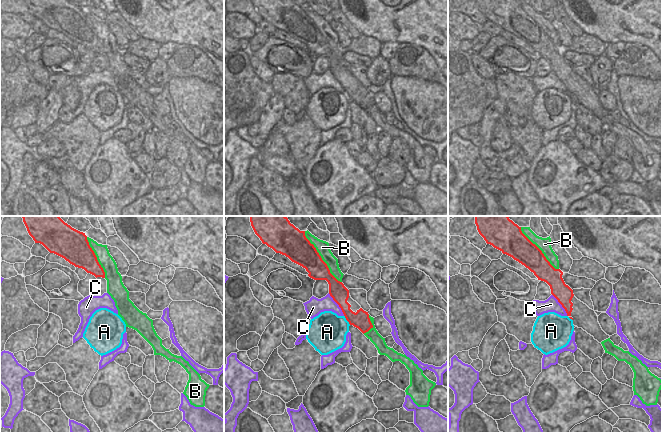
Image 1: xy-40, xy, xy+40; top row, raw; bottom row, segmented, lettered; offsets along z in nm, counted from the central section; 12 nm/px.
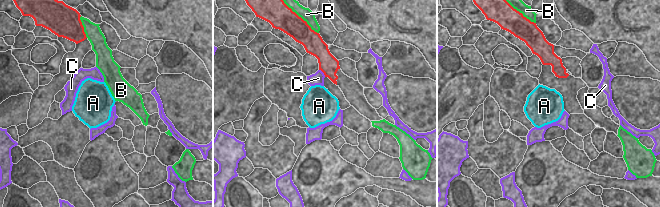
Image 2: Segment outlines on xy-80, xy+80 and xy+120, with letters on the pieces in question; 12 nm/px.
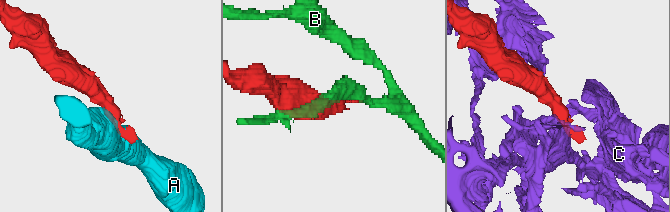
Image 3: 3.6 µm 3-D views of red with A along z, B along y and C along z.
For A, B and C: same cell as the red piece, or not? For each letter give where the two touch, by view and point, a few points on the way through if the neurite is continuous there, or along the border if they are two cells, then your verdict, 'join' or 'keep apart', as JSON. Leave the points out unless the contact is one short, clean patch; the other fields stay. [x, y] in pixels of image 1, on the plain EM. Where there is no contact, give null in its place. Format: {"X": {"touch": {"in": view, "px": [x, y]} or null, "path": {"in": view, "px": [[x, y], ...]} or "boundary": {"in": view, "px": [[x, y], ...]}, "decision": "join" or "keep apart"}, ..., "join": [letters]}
{"A": {"touch": {"in": "xy", "px": [346, 95]}, "boundary": {"in": "xy", "px": [[344, 91], [350, 100]]}, "decision": "keep apart"}, "B": {"touch": {"in": "xy", "px": [320, 33]}, "decision": "keep apart"}, "C": {"touch": {"in": "xy", "px": [337, 79]}, "boundary": {"in": "xy", "px": [[328, 69], [344, 91]]}, "decision": "keep apart"}, "join": []}

